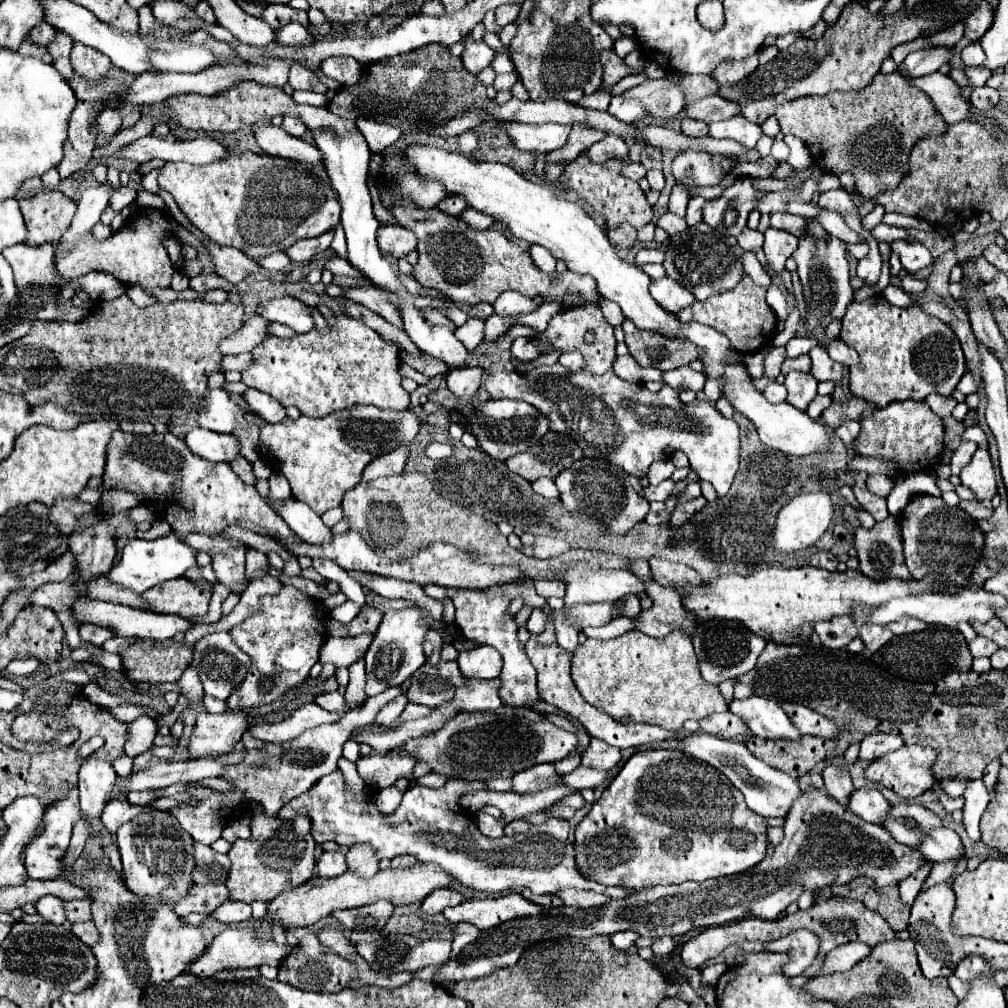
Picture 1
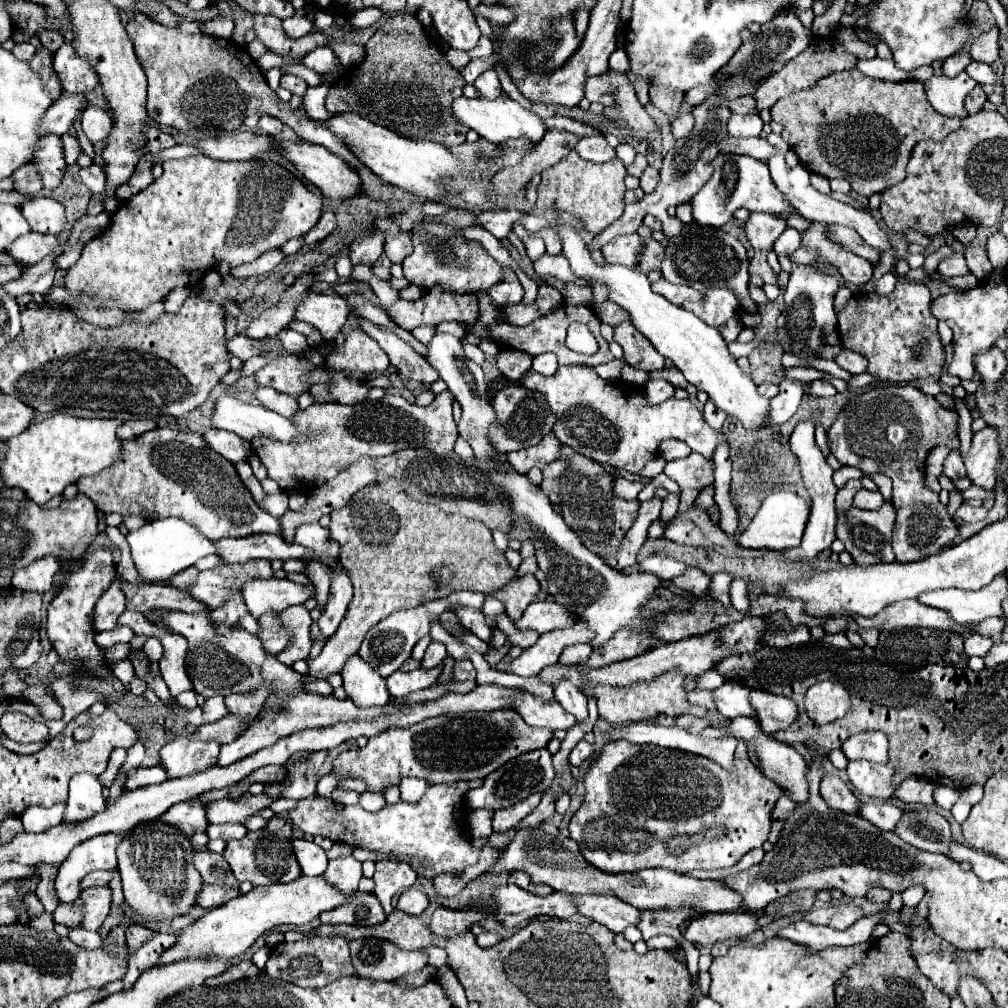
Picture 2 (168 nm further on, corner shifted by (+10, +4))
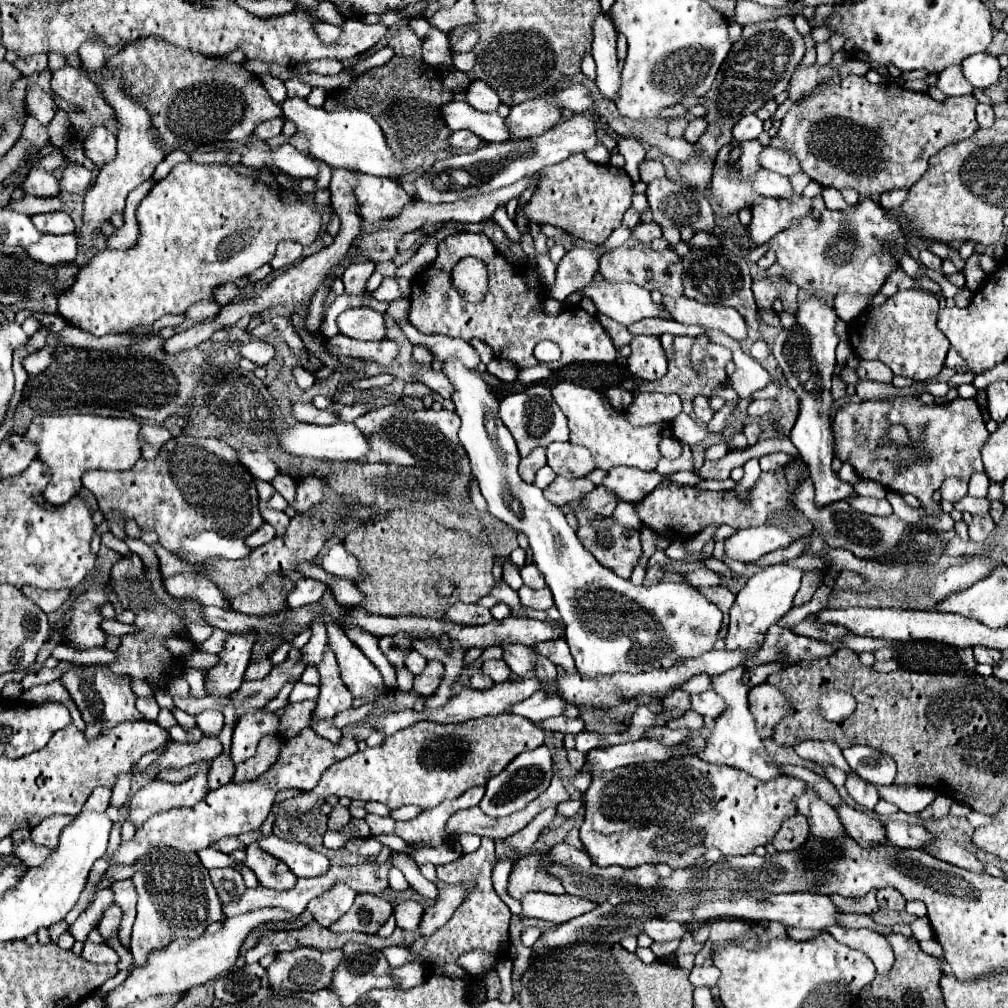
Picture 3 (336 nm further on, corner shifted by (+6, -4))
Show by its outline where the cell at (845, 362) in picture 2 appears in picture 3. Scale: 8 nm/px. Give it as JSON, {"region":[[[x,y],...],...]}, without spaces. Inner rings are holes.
{"region":[[[862,360],[856,372],[862,380],[872,380],[872,382],[882,382],[882,384],[892,384],[892,378],[894,378],[890,368],[882,364],[880,360],[866,360],[866,362]]]}

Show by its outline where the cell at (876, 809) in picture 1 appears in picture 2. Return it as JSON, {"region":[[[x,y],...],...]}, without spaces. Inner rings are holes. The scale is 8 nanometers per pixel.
{"region":[[[878,800],[878,802],[866,802],[858,806],[858,814],[864,816],[866,820],[870,820],[876,828],[882,830],[894,830],[896,822],[902,816],[902,810],[886,800]]]}

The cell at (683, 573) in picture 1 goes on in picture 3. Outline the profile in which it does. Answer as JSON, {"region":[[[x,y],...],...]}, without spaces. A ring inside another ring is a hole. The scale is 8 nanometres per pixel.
{"region":[[[718,586],[718,588],[698,588],[712,604],[716,604],[722,614],[724,614],[724,620],[722,620],[722,628],[728,626],[728,612],[736,600],[736,596],[726,588],[726,586]]]}

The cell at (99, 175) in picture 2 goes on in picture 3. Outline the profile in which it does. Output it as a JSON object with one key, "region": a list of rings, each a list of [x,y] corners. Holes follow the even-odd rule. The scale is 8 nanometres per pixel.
{"region":[[[66,164],[62,176],[58,178],[60,190],[66,192],[86,192],[92,184],[92,172],[80,164]]]}

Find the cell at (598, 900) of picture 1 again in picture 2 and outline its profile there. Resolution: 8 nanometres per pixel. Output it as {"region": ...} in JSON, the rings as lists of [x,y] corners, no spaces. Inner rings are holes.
{"region":[[[580,894],[576,896],[578,914],[604,924],[612,932],[622,932],[628,924],[638,922],[638,908],[618,900],[616,896],[602,896],[602,894]]]}

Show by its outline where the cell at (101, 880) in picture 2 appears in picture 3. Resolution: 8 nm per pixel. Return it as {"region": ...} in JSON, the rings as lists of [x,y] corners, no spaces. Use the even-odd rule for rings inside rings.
{"region":[[[112,866],[112,868],[108,868],[108,876],[112,880],[126,880],[126,878],[134,876],[134,870],[136,870],[136,866]]]}

